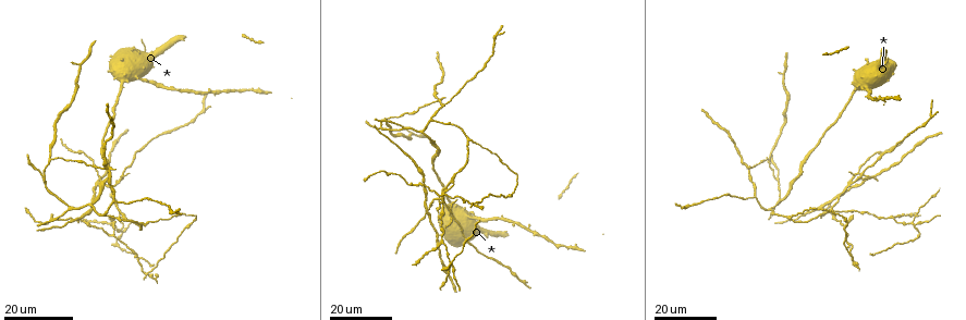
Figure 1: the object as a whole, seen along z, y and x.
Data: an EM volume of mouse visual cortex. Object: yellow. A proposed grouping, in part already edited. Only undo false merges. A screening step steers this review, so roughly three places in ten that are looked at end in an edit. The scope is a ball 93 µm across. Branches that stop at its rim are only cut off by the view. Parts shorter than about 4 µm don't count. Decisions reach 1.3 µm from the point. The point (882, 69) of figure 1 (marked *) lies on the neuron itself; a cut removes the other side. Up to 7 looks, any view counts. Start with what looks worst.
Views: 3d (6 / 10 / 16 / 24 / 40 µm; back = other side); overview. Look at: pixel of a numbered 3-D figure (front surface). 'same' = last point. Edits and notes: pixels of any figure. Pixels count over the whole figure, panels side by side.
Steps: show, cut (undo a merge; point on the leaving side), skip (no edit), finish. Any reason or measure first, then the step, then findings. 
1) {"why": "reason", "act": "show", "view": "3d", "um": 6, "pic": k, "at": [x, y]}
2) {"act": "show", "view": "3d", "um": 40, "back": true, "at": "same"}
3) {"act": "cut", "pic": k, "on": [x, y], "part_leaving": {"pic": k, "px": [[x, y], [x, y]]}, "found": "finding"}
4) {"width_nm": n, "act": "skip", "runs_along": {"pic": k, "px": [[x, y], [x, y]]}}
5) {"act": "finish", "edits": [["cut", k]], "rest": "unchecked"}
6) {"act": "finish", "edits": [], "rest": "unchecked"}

{"why": "four or more arms meet", "act": "show", "view": "3d", "um": 24, "pic": 1, "at": [863, 173]}

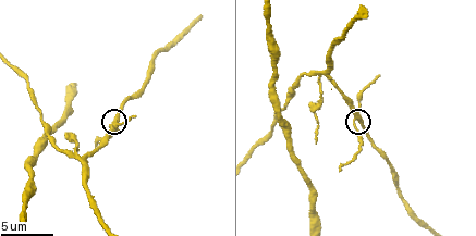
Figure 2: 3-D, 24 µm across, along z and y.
{"act": "show", "view": "3d", "um": 6, "pic": 2, "at": [359, 120]}

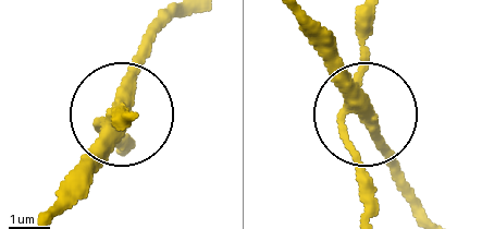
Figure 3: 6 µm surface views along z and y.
{"width_nm": 370, "act": "cut", "pic": 3, "on": [356, 163], "part_leaving": {"pic": 3, "px": [[354, 101], [343, 129], [363, 213]]}, "found": "a second neuron is stuck on"}

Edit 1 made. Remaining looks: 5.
{"act": "show", "view": "overview"}

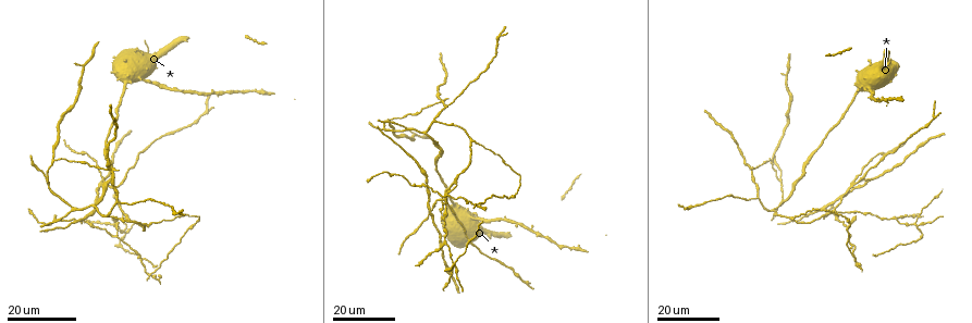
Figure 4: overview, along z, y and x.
{"why": "three-way junction", "act": "show", "view": "3d", "um": 24, "pic": 4, "at": [918, 226]}

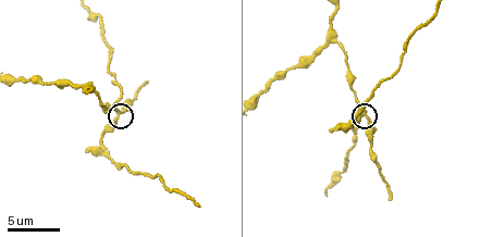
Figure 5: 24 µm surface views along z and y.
{"act": "show", "view": "3d", "um": 10, "pic": 5, "at": [119, 115]}

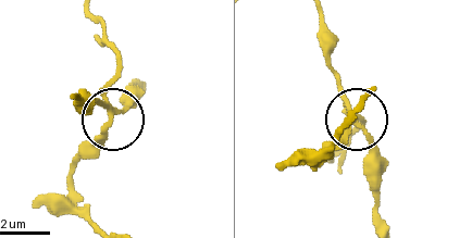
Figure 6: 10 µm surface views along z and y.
{"act": "cut", "pic": 6, "on": [101, 139], "part_leaving": {"pic": 6, "px": [[112, 108], [110, 125], [69, 175], [71, 199], [91, 222]]}, "found": "a second neuron is stuck on"}

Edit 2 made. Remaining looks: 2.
{"act": "finish", "edits": [["cut", 3], ["cut", 6]], "rest": "unchecked"}

